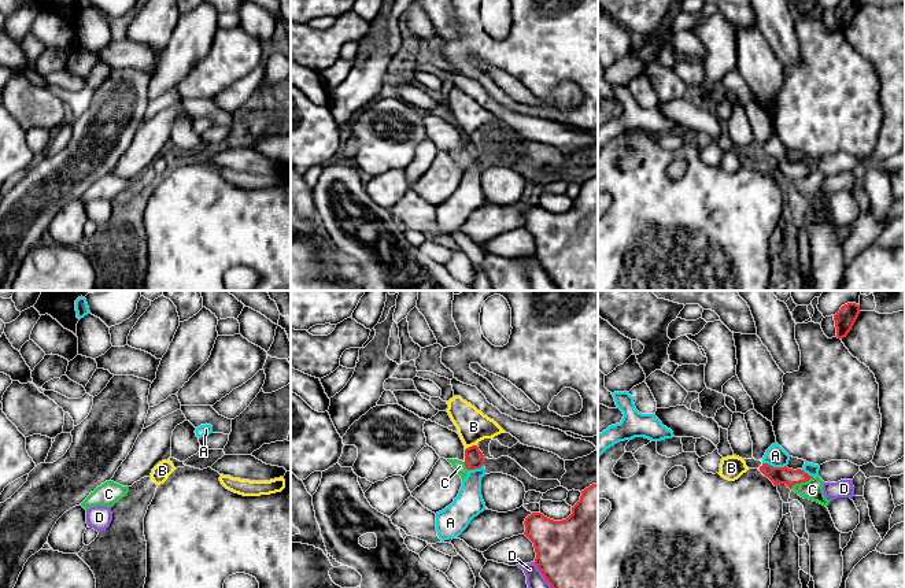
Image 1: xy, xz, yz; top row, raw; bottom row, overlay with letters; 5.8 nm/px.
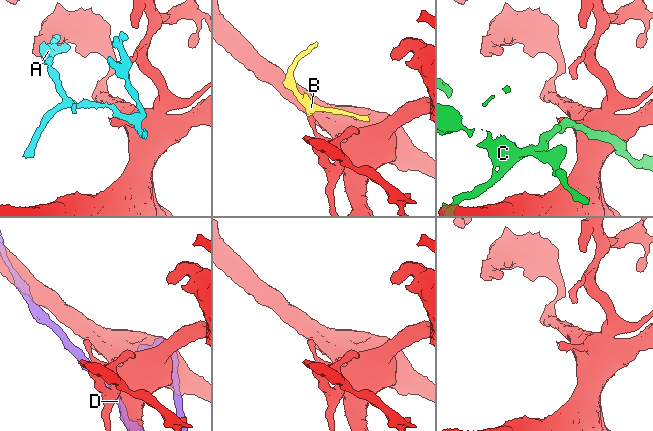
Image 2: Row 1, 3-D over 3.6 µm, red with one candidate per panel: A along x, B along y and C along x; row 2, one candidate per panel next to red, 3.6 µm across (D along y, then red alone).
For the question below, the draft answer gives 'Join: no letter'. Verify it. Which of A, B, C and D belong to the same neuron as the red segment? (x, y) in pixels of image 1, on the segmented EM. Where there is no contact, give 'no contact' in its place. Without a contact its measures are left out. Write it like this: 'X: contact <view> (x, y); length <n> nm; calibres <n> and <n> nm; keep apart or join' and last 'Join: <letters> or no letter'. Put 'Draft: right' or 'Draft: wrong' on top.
Draft: right
A: contact yz (775, 468); length 150 nm; calibres 100 and 120 nm; keep apart
B: contact xz (472, 446); length 80 nm; calibres 110 and 190 nm; keep apart
C: contact yz (801, 481); length 160 nm; calibres 100 and 120 nm; keep apart
D: contact xz (542, 573); length 190 nm; calibres 420 and 100 nm; keep apart
Join: no letter

